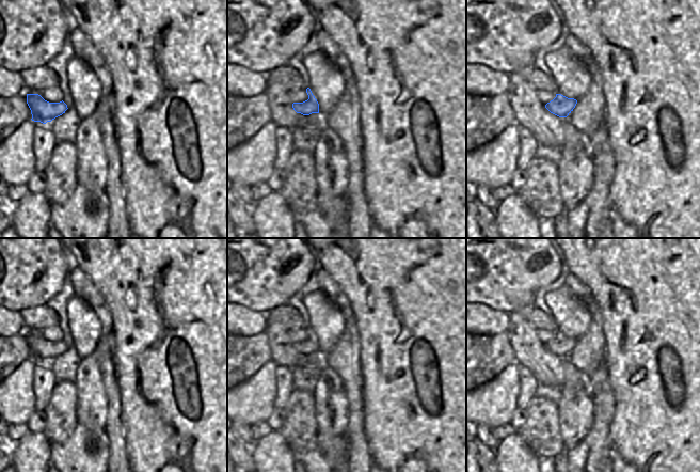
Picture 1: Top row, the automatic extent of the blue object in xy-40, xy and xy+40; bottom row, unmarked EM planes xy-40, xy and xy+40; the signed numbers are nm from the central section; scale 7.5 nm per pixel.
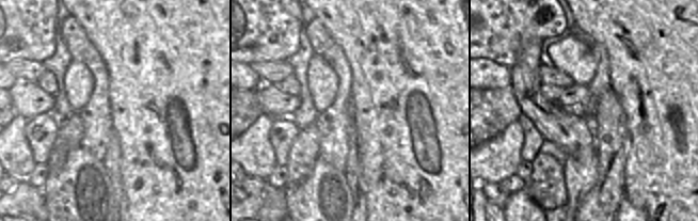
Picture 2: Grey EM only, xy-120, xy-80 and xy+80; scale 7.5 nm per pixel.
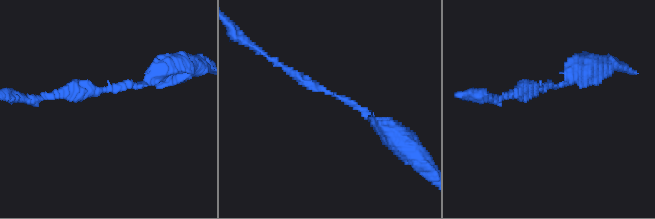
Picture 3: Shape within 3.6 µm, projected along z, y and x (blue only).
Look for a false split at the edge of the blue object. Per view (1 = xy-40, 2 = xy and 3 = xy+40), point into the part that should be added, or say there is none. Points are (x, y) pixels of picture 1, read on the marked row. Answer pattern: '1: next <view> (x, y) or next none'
1: next none
2: next none
3: next none

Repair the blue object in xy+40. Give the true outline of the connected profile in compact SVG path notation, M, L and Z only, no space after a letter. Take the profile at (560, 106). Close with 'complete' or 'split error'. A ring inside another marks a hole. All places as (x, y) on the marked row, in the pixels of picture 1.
M556 94L556 97L545 105L545 108L553 114L559 117L567 117L575 108L577 100L568 98L561 94Z | complete

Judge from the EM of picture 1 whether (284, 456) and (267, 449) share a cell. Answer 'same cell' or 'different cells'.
same cell

